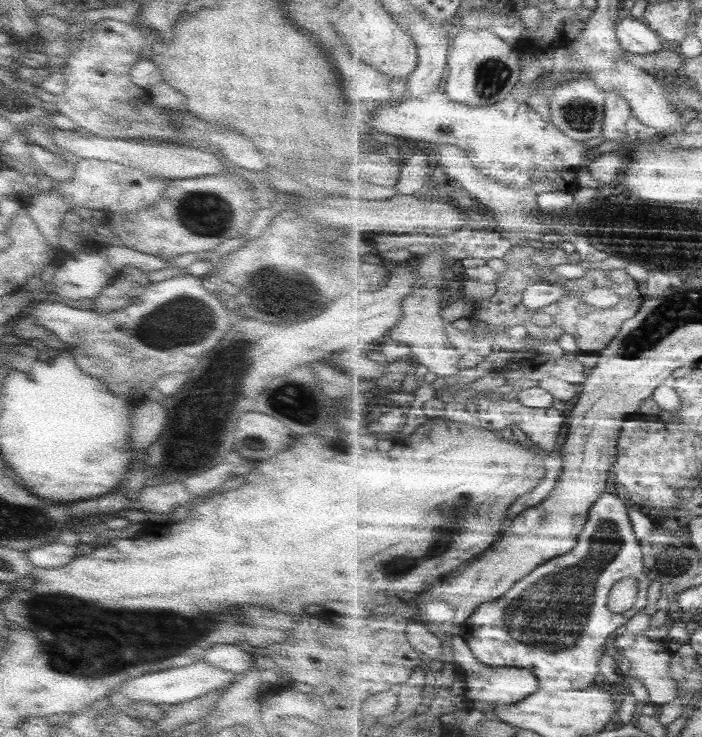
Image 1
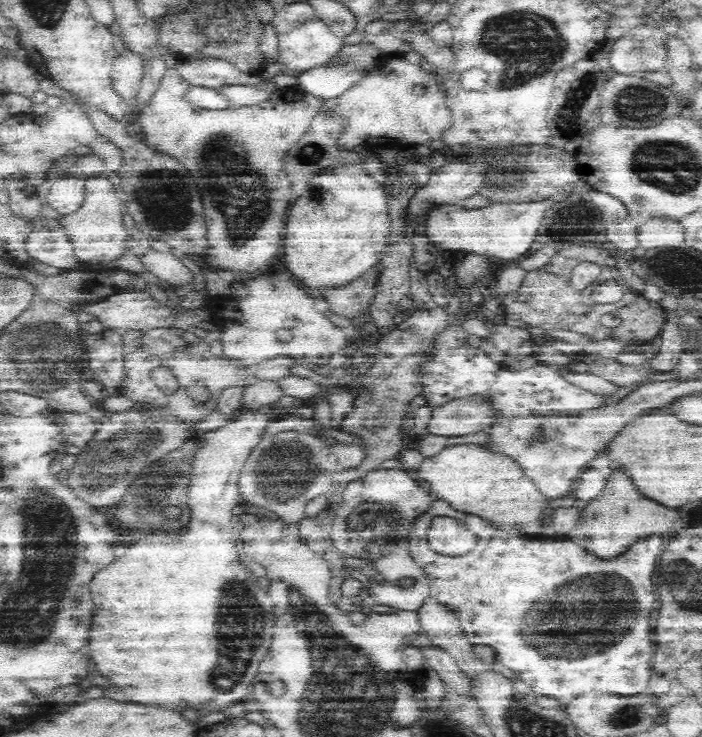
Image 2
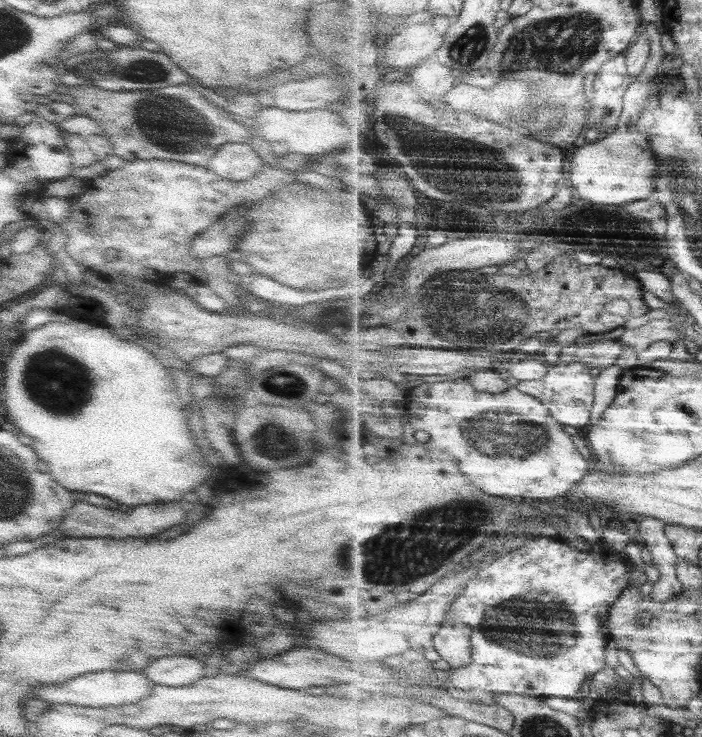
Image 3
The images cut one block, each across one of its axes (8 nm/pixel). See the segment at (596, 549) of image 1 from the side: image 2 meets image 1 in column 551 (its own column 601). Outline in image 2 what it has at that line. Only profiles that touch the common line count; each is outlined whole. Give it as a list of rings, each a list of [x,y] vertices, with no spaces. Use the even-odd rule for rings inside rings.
[[[436,500],[426,515],[414,524],[410,552],[427,578],[430,596],[456,615],[463,635],[472,646],[492,648],[496,652],[496,662],[509,670],[512,679],[522,680],[528,686],[528,692],[556,698],[563,706],[582,692],[626,697],[647,694],[653,676],[654,612],[658,605],[654,572],[668,544],[667,536],[650,536],[630,546],[617,559],[601,561],[570,538],[532,540],[512,536],[506,530],[492,528],[480,518],[468,516],[466,526],[478,540],[476,548],[460,556],[446,556],[430,548],[433,542],[428,529],[432,518],[450,516],[458,520],[460,514],[462,512]]]

